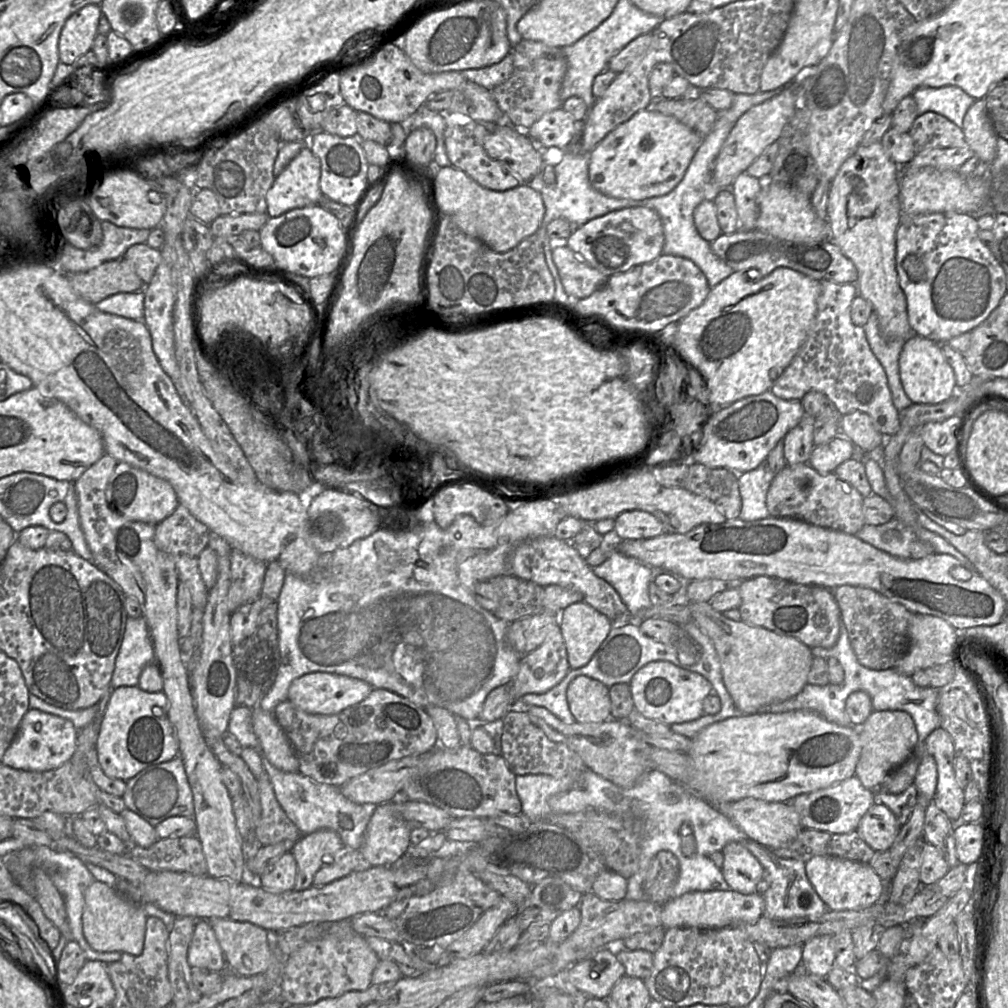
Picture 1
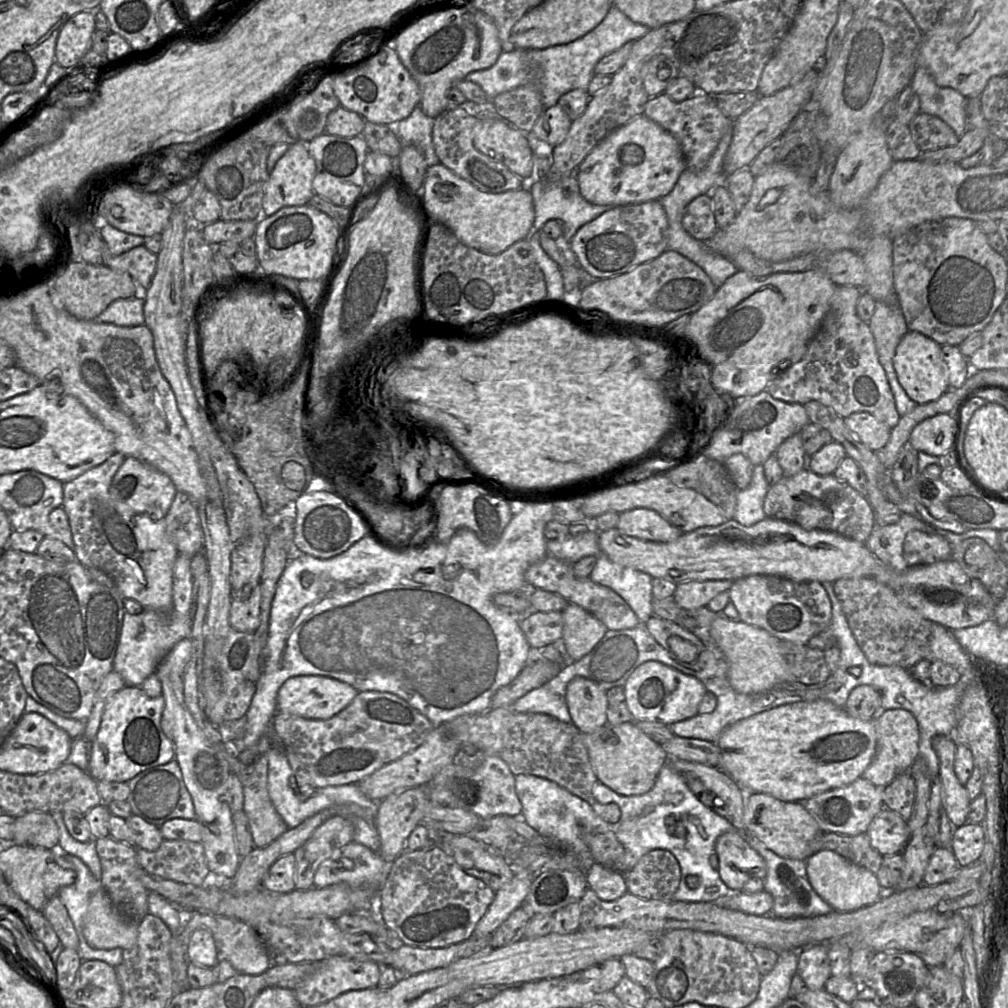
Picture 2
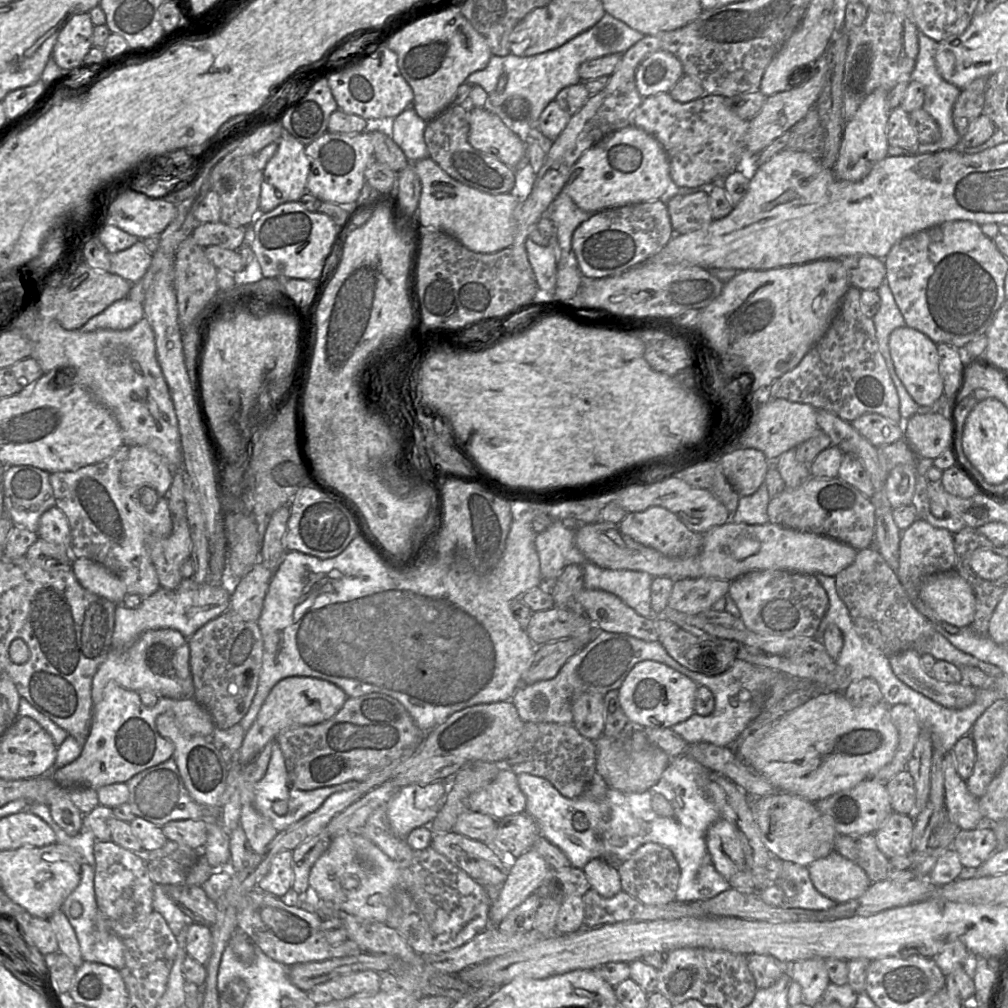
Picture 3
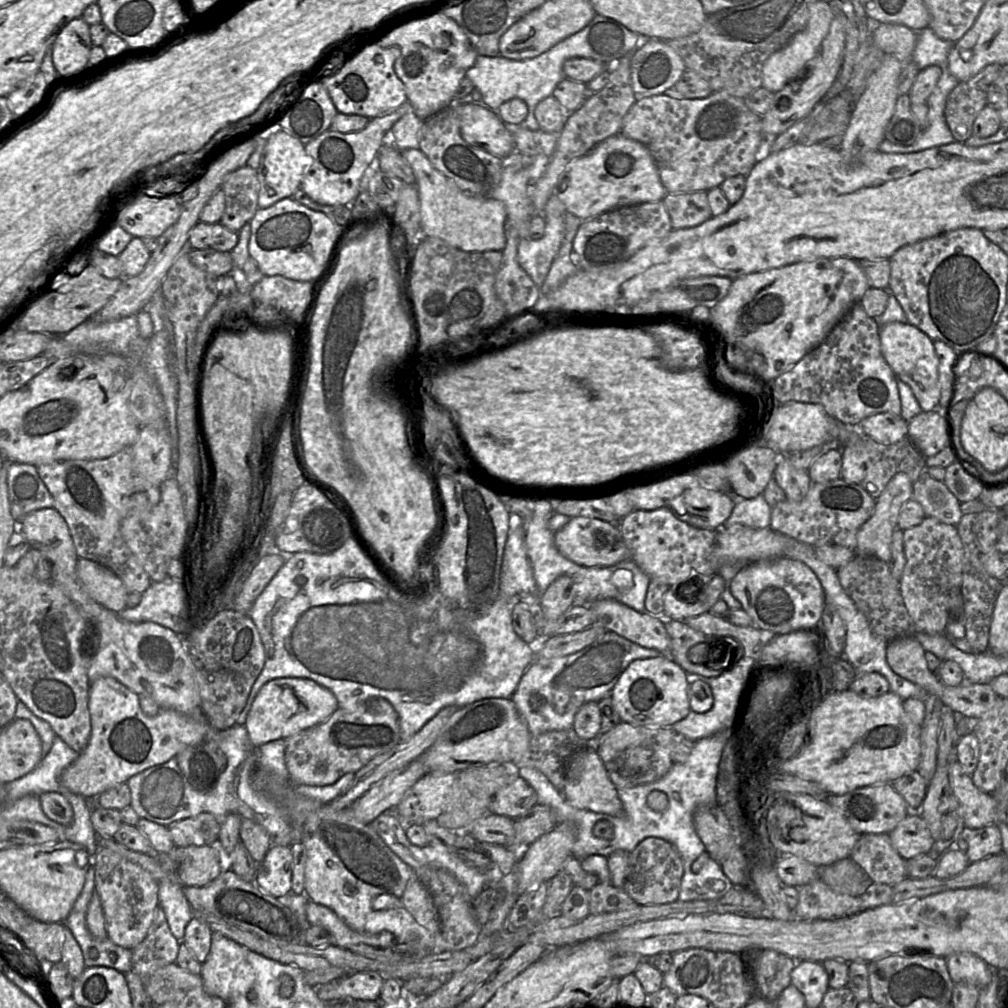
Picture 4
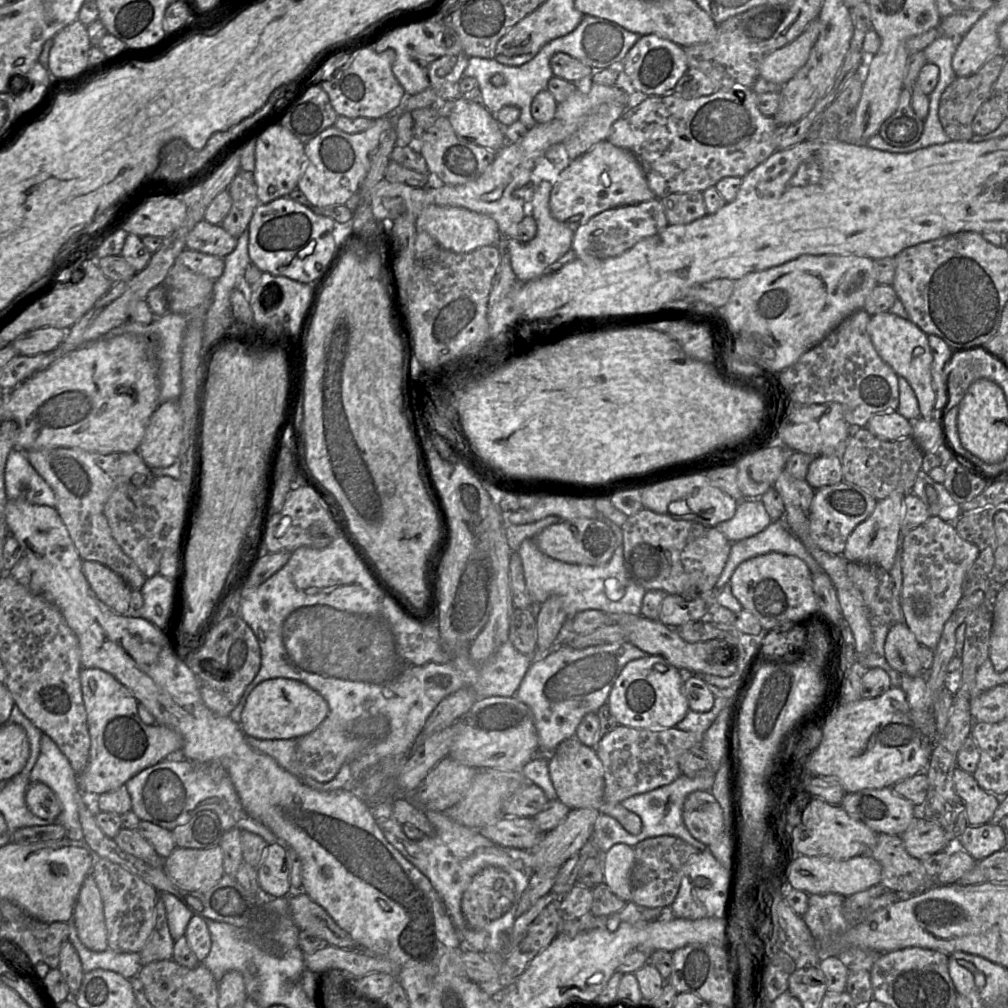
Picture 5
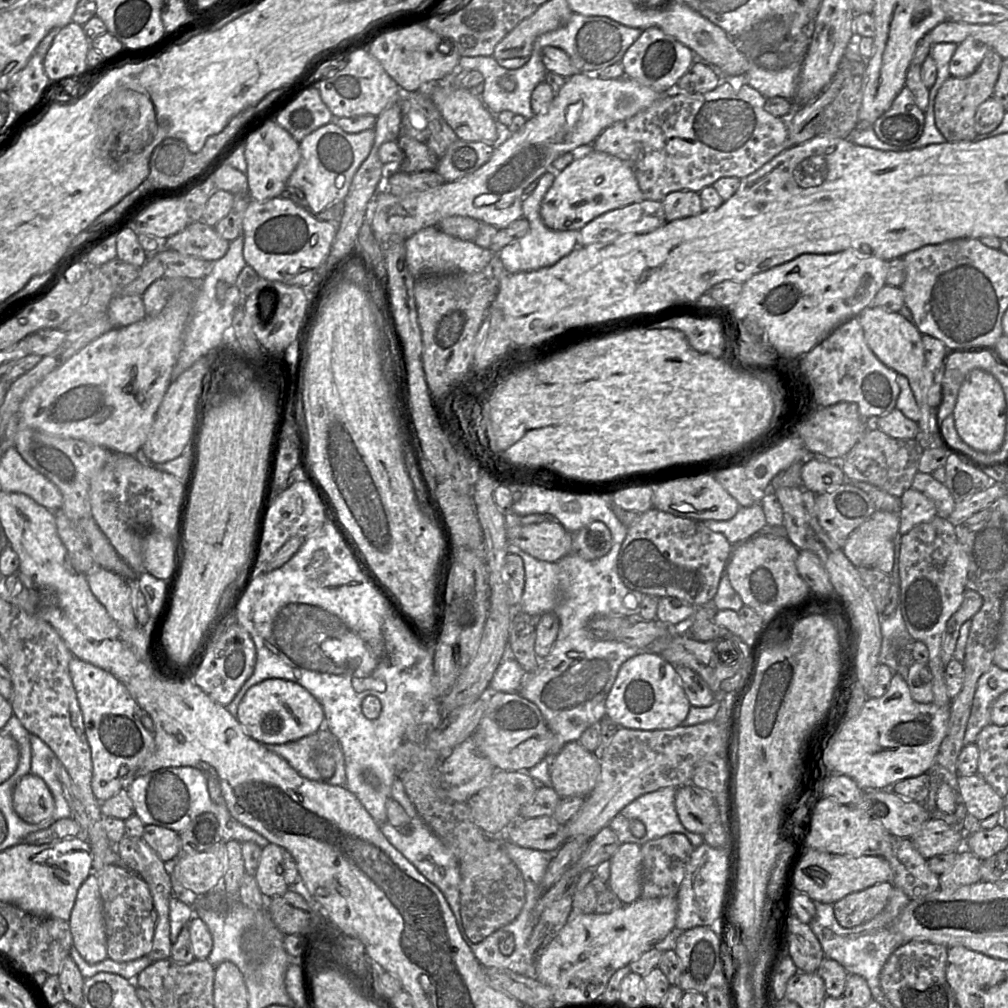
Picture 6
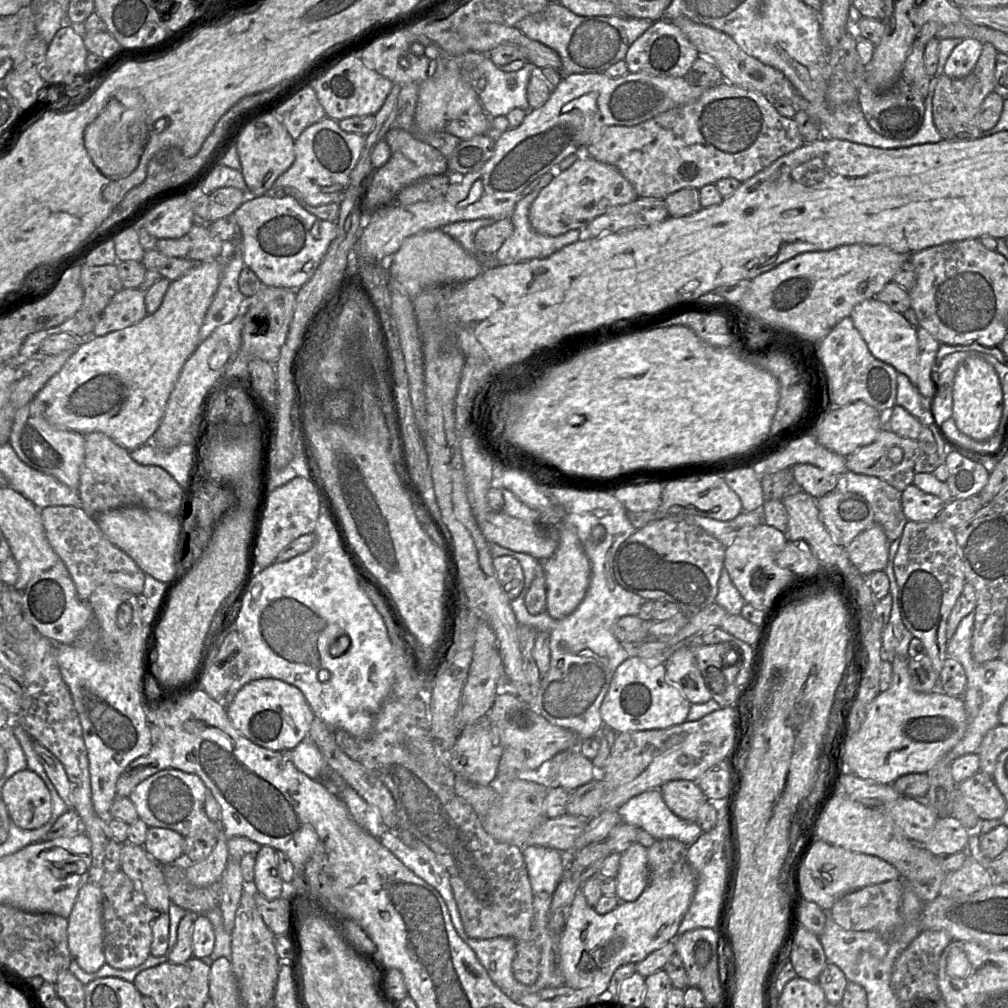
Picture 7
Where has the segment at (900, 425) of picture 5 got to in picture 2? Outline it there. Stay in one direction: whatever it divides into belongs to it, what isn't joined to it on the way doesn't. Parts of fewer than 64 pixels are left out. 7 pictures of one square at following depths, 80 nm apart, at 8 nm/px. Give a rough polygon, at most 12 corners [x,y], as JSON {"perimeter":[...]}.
{"perimeter":[[868,412],[846,417],[848,428],[879,452],[891,429]]}

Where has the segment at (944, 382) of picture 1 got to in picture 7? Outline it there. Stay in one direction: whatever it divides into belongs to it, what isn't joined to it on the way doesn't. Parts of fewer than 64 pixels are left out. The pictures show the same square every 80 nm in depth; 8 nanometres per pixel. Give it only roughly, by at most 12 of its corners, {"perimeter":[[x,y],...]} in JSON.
{"perimeter":[[877,298],[850,314],[871,354],[919,377],[917,329]]}

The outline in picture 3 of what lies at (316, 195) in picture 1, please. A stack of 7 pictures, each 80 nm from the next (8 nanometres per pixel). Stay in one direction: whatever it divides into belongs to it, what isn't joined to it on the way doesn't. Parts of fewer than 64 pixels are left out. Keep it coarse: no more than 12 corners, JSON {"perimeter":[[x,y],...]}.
{"perimeter":[[288,132],[262,171],[259,213],[307,192],[310,160]]}

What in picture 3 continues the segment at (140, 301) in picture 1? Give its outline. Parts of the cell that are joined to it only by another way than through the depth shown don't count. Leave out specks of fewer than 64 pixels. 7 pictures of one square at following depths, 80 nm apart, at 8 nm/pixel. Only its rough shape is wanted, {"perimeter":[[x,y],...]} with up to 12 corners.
{"perimeter":[[124,298],[79,330],[127,330],[143,317],[143,303]]}

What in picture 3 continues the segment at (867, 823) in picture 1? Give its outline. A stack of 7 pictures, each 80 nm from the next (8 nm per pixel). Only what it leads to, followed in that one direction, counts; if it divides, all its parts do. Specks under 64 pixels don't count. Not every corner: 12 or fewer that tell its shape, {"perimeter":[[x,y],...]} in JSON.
{"perimeter":[[893,812],[874,833],[887,858],[912,851],[914,817]]}

